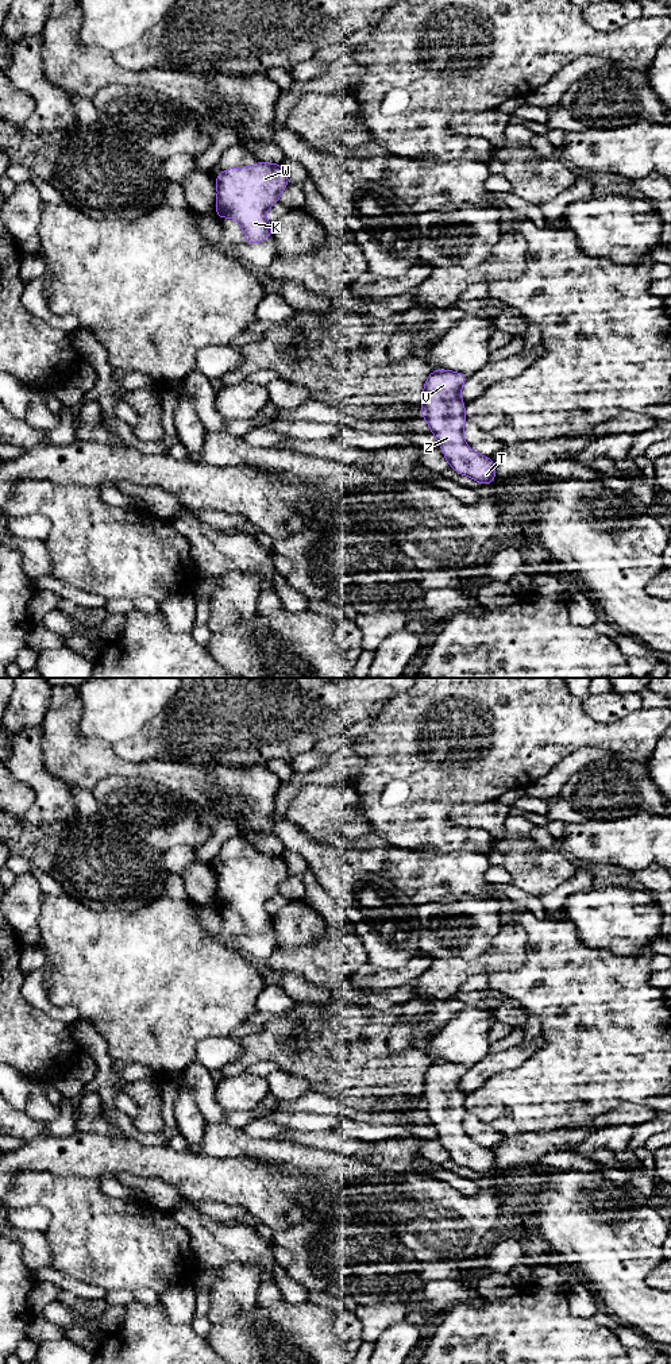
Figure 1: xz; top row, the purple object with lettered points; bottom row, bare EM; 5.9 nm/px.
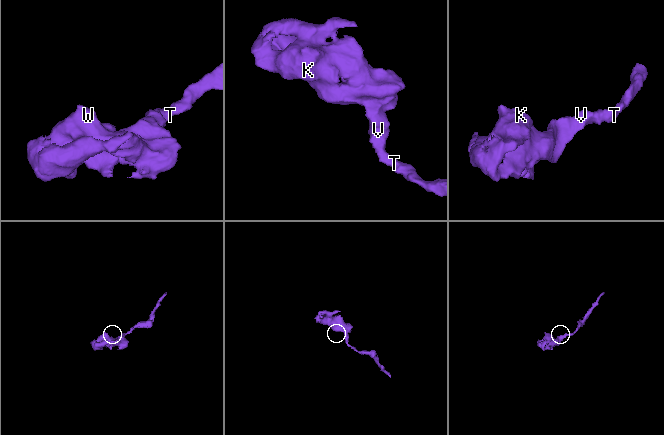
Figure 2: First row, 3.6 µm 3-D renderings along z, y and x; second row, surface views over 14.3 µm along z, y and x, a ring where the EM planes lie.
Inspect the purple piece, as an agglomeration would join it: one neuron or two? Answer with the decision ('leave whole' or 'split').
leave whole

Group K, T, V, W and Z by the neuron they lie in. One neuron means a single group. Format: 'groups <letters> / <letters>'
groups K T V W Z

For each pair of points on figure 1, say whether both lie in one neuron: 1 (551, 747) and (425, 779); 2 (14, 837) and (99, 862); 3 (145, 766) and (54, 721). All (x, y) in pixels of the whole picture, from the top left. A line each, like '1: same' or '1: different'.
1: same
2: same
3: same

